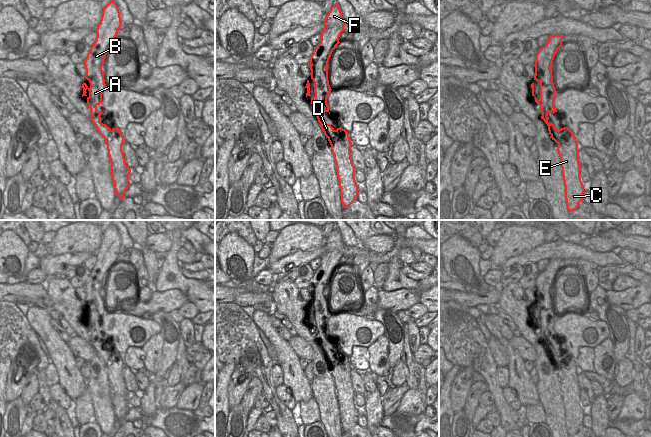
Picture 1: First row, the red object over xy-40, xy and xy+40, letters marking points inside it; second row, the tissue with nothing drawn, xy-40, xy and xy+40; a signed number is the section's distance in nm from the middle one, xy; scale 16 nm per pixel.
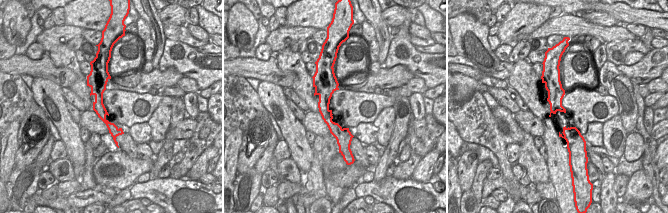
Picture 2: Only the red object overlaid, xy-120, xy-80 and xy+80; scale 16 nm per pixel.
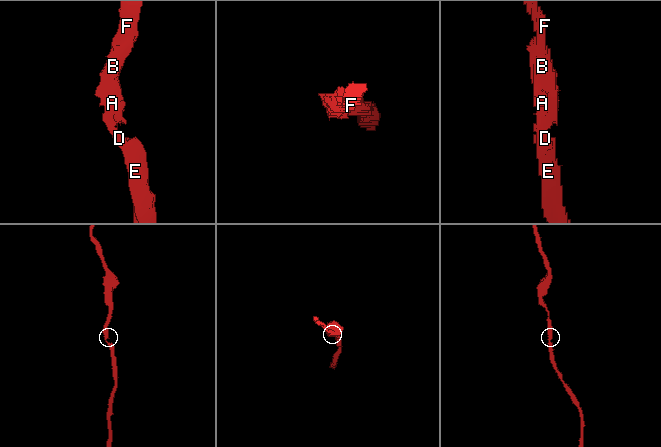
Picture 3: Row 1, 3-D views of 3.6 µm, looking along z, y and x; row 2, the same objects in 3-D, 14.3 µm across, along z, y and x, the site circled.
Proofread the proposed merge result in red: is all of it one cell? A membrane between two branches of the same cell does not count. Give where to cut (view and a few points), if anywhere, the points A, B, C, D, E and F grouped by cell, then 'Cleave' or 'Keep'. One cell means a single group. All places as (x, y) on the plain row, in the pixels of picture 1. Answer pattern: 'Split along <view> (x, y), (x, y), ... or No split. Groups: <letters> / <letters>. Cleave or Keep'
No split. Groups: A B C D E F. Keep

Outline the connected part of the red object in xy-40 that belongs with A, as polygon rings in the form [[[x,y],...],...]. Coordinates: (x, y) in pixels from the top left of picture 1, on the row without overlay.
[[[111,224],[103,232],[100,247],[96,252],[96,264],[90,271],[90,275],[83,286],[86,293],[85,303],[89,305],[90,310],[88,311],[83,306],[81,312],[83,313],[82,321],[87,321],[86,328],[90,333],[90,344],[107,369],[111,386],[111,401],[116,420],[124,423],[126,422],[124,417],[130,408],[129,399],[131,393],[126,389],[122,374],[124,367],[123,356],[119,352],[113,352],[111,354],[106,348],[101,347],[100,340],[103,335],[97,334],[97,330],[102,327],[102,318],[108,312],[105,308],[102,290],[107,275],[116,265],[115,261],[121,250],[122,246],[119,233],[117,228]]]

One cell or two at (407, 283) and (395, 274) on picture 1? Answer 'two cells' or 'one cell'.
one cell

